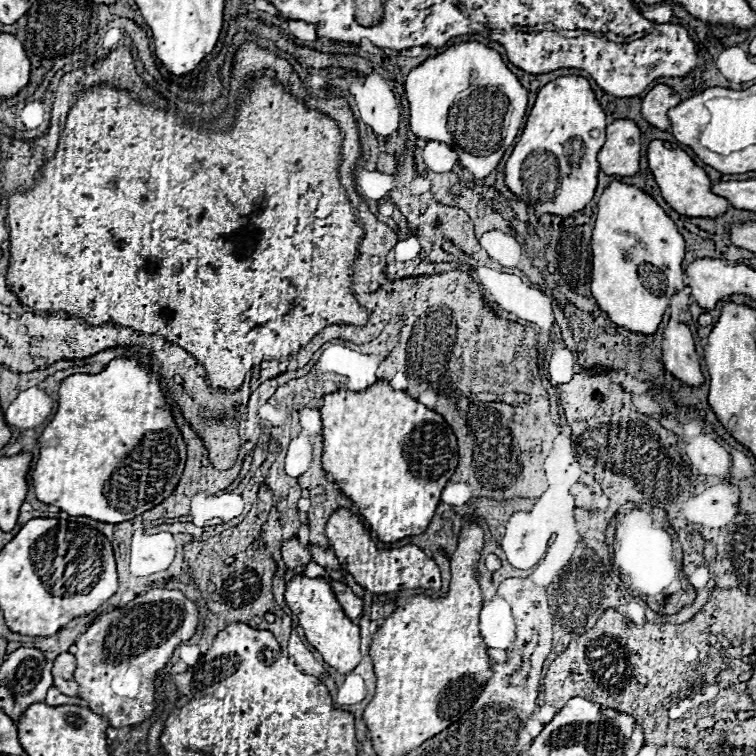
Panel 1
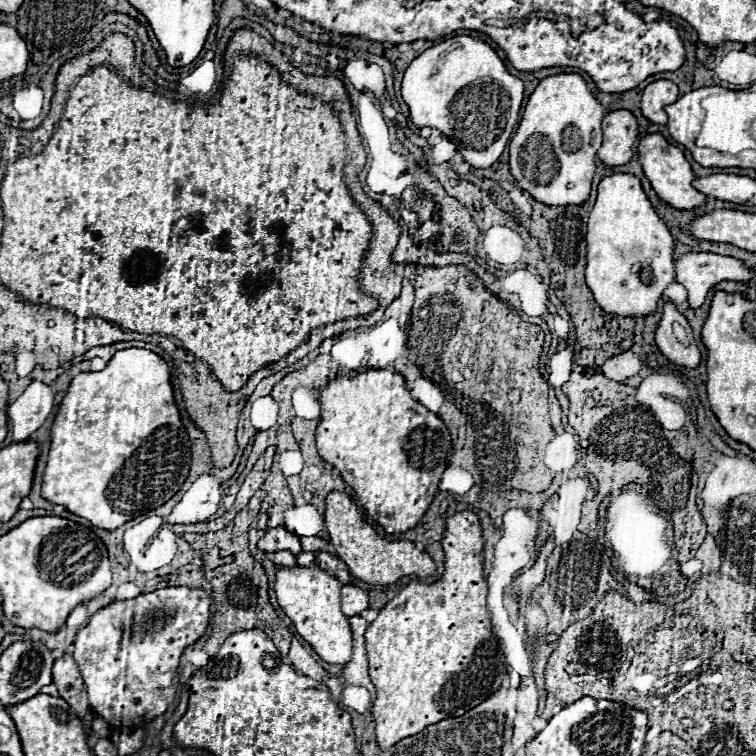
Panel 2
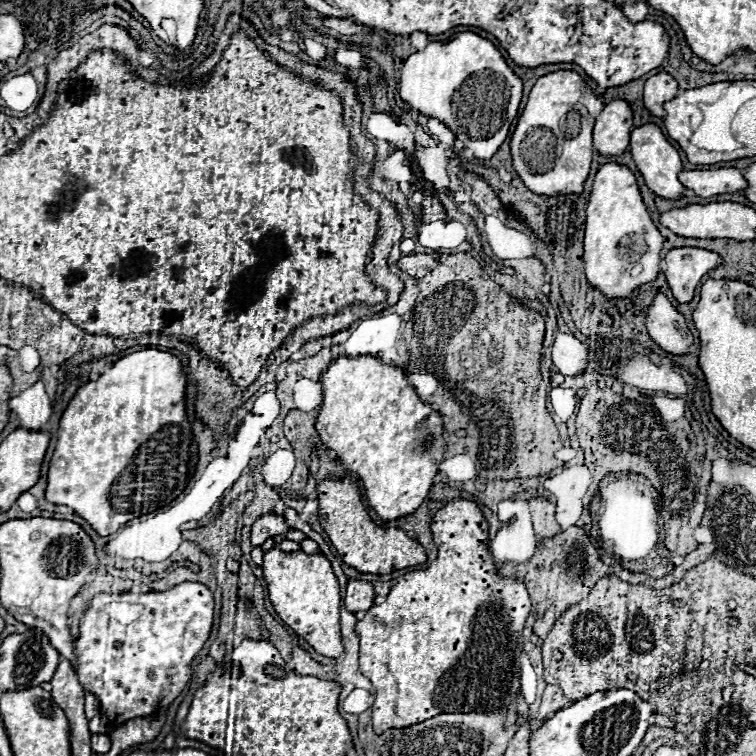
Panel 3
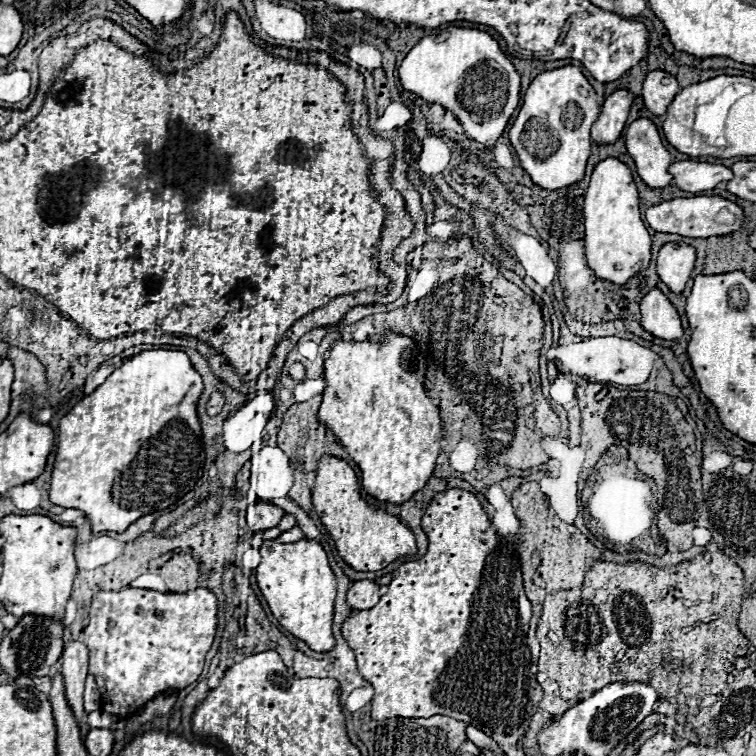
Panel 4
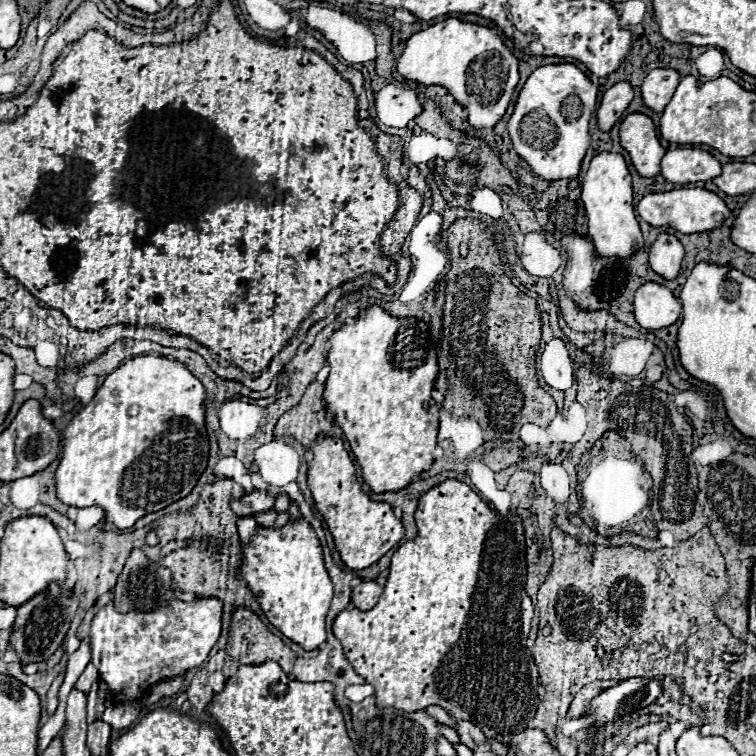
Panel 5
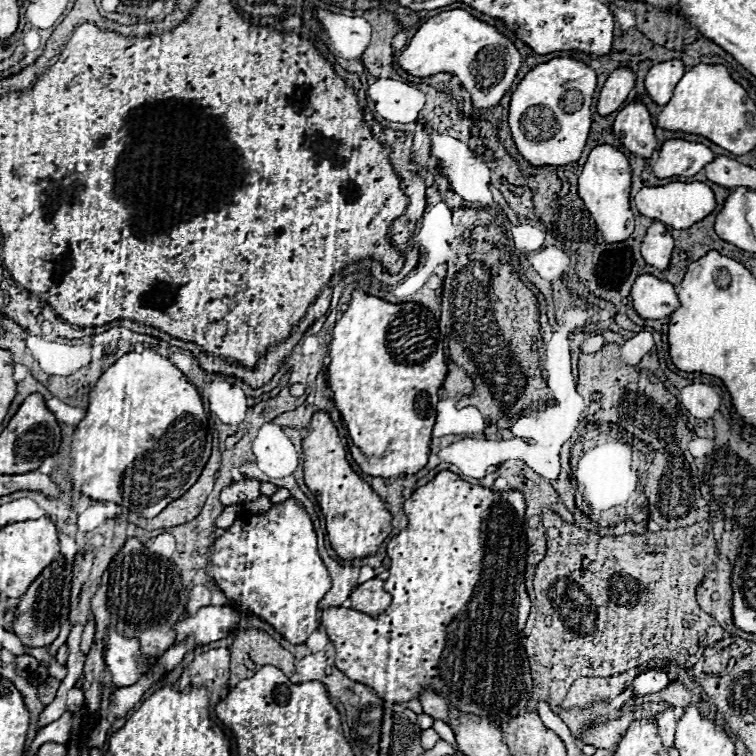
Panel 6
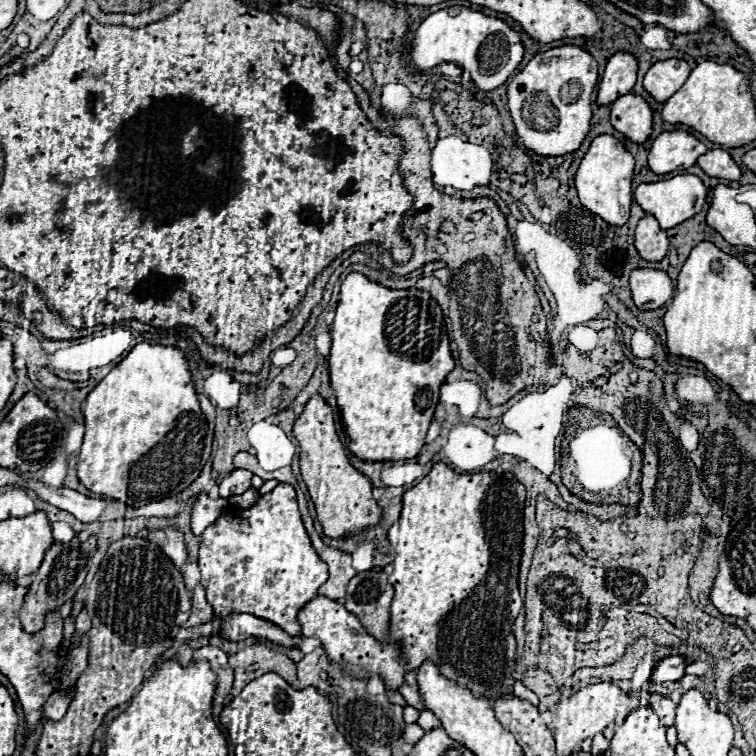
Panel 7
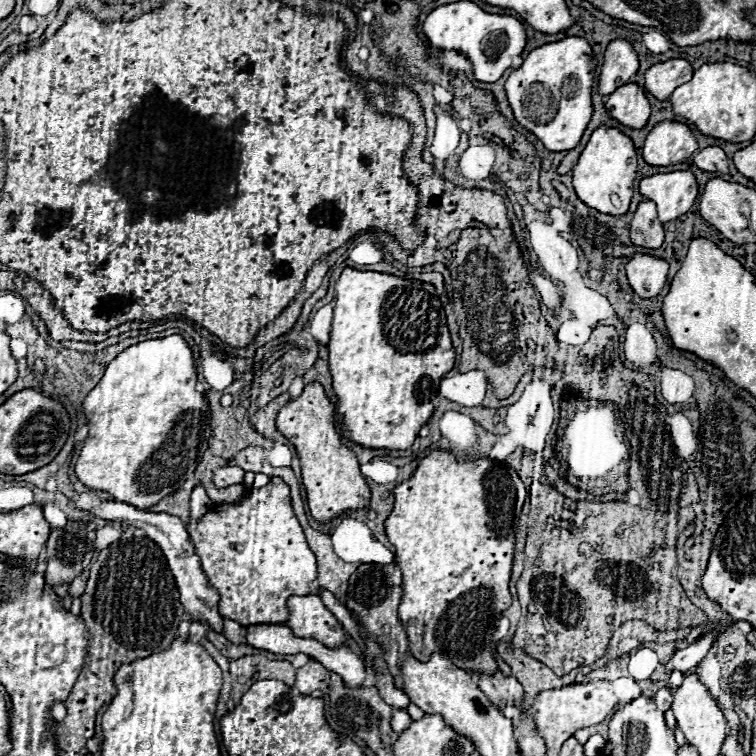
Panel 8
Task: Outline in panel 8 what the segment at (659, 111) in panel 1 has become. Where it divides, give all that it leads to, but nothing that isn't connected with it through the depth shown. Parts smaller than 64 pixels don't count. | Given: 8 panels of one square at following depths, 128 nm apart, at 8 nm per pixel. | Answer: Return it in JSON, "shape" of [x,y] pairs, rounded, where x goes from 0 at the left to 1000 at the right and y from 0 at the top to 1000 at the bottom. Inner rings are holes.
{"shape":[[[889,77],[873,85],[865,85],[857,95],[854,95],[854,119],[868,127],[870,132],[884,132],[889,119],[894,119],[894,114],[910,108],[910,103],[915,103],[918,90],[910,79],[902,77]]]}

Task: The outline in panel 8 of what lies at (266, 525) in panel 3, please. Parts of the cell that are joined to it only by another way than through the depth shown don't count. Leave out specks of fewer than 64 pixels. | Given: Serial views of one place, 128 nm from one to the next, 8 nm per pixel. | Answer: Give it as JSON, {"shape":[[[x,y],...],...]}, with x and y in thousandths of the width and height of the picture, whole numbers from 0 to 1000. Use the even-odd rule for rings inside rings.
{"shape":[[[294,616],[294,619],[283,622],[280,638],[283,638],[286,646],[299,646],[299,643],[307,643],[307,640],[320,640],[320,632],[323,632],[320,619],[315,619],[315,616]]]}

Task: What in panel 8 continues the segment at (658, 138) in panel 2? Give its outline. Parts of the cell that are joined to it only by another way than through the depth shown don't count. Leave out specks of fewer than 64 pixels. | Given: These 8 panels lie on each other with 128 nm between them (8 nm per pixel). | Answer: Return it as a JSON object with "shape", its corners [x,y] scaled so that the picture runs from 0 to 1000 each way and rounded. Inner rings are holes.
{"shape":[[[839,108],[815,116],[799,140],[810,156],[833,169],[849,169],[860,153],[857,130]]]}

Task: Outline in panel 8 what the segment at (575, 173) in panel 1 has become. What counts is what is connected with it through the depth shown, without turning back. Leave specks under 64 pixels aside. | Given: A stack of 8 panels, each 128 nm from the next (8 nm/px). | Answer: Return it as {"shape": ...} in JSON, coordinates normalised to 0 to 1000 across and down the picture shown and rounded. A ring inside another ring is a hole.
{"shape":[[[746,50],[741,56],[706,63],[693,85],[669,106],[672,135],[680,156],[698,169],[725,198],[746,201],[762,196],[783,153],[783,63],[772,50]]]}

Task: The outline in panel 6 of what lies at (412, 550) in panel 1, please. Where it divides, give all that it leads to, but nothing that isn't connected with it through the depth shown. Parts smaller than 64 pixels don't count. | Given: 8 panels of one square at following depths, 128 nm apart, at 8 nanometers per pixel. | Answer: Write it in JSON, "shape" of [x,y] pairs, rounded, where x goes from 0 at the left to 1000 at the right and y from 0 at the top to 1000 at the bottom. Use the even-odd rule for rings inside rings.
{"shape":[[[421,542],[405,563],[402,582],[402,635],[431,685],[431,704],[439,725],[455,741],[495,733],[519,701],[519,683],[503,656],[460,614],[458,593],[437,550]]]}

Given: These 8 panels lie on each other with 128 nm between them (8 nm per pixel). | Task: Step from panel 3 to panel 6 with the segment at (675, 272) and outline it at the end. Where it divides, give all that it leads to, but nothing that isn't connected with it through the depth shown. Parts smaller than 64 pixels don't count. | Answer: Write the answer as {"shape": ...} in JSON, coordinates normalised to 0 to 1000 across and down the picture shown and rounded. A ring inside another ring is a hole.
{"shape":[[[862,291],[862,296],[854,304],[854,312],[849,317],[849,328],[847,328],[852,344],[865,354],[878,357],[886,349],[889,328],[892,328],[892,317],[889,317],[886,307],[881,304],[881,299],[870,291]]]}

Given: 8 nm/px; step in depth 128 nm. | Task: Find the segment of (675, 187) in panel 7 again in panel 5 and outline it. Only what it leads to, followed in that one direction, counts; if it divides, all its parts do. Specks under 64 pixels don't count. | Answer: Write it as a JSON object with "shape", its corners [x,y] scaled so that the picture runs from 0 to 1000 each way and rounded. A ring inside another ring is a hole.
{"shape":[[[899,249],[899,251],[886,251],[886,254],[852,257],[841,278],[847,288],[854,291],[860,299],[884,299],[902,310],[942,304],[942,299],[952,299],[966,286],[966,278],[960,275],[958,265],[952,265],[944,254],[934,249]]]}

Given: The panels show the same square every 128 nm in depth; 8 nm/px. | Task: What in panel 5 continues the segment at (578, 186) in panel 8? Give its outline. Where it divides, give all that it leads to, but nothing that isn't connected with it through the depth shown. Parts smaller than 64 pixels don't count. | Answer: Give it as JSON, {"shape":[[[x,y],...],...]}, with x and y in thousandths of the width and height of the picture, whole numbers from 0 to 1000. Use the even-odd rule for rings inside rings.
{"shape":[[[794,201],[783,209],[770,241],[770,265],[778,283],[778,312],[786,317],[788,336],[802,341],[831,341],[836,331],[847,331],[847,325],[852,325],[836,275],[833,225],[823,204]]]}

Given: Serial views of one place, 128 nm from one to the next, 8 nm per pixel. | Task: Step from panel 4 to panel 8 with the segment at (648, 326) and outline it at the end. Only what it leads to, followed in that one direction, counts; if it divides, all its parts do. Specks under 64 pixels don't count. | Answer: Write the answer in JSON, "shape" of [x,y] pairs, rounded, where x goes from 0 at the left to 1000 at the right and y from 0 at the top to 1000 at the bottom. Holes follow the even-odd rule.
{"shape":[[[839,336],[828,349],[828,362],[836,384],[847,394],[862,394],[873,389],[881,373],[884,347],[857,336]]]}

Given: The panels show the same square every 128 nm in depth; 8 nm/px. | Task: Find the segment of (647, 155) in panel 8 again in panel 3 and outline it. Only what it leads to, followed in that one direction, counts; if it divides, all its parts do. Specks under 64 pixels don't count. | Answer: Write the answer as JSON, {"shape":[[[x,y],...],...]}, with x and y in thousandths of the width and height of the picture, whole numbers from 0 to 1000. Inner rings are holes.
{"shape":[[[950,222],[950,225],[902,225],[897,230],[902,246],[913,249],[923,259],[947,259],[960,254],[984,251],[987,241],[981,228],[974,222]]]}

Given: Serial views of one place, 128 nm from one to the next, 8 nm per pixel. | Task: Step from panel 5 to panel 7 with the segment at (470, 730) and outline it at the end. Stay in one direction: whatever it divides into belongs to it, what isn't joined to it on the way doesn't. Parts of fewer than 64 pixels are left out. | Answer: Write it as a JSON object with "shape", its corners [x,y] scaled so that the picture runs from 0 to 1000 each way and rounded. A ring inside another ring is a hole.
{"shape":[[[537,889],[534,892],[534,902],[526,910],[526,915],[537,923],[537,929],[553,939],[561,939],[561,931],[556,929],[556,918],[553,918],[553,907],[550,907],[550,889]]]}

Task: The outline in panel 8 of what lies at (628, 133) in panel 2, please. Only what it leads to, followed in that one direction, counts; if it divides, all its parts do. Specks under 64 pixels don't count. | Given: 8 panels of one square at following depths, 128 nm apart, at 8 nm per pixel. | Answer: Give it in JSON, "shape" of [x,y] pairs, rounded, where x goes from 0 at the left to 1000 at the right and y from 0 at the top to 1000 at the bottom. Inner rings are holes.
{"shape":[[[815,50],[799,69],[799,85],[791,103],[794,124],[810,124],[815,114],[831,108],[844,93],[844,74],[831,53]]]}

